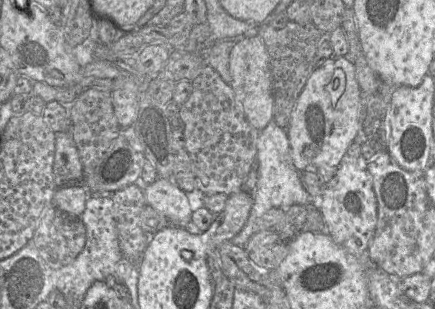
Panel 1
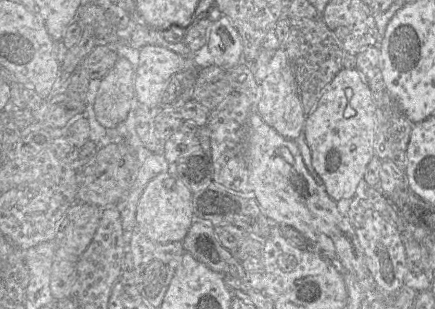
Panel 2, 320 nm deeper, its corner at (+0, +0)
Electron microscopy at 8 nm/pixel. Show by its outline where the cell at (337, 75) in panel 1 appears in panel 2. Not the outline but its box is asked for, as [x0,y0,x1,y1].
[304,68,376,200]

